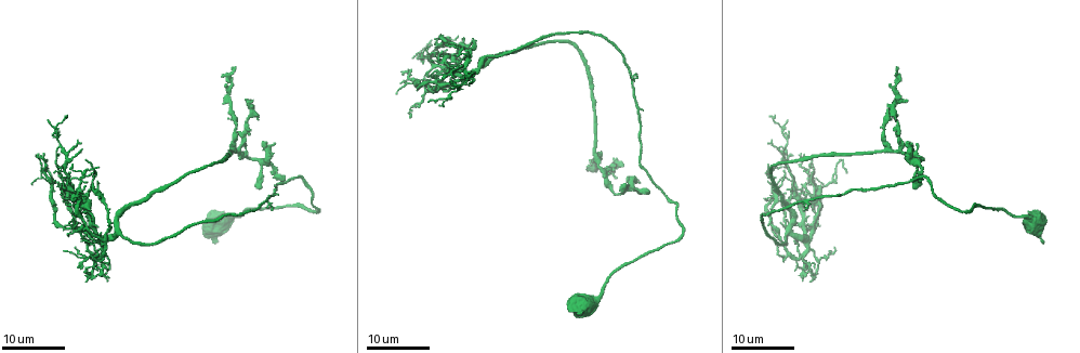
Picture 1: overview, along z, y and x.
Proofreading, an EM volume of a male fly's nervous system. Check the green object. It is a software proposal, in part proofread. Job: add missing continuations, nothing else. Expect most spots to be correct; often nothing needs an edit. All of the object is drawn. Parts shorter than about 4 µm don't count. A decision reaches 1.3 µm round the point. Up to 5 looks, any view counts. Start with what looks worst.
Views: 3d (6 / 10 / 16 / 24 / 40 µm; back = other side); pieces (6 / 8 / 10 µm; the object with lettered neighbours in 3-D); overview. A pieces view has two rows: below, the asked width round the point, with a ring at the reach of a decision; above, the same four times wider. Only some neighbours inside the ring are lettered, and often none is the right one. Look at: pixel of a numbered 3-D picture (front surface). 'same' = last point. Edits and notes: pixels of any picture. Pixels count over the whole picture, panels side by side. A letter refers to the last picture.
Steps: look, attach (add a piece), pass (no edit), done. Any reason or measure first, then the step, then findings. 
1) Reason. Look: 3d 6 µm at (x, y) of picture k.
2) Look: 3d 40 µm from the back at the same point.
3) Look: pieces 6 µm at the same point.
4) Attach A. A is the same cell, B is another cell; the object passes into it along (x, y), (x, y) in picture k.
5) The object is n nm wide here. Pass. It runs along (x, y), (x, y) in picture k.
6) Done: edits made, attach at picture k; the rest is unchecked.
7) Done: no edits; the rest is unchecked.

An open end. Look: 3d 24 µm at (236, 65) of picture 1.

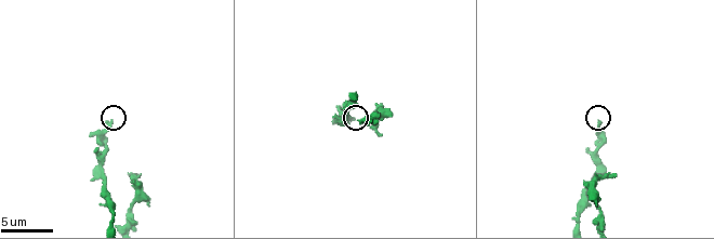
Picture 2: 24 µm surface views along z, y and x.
Look: pieces 8 µm at (599, 121) of picture 2.

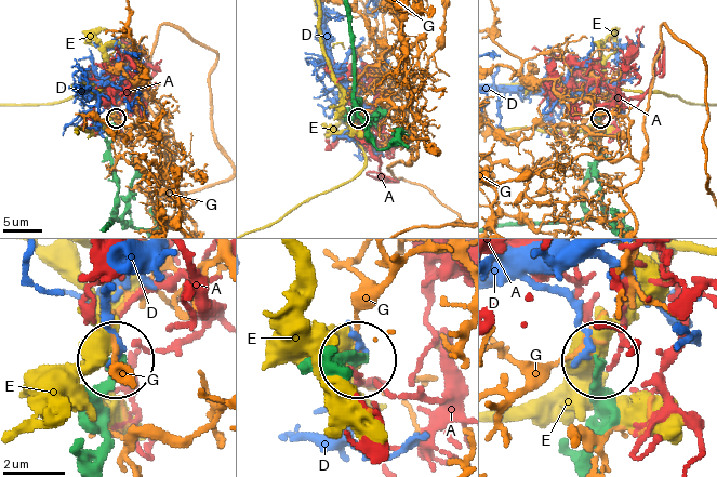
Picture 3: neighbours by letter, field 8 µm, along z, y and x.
Pass. A, D, E and G are other cells; none of them fits.

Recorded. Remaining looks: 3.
Look: 3d 16 µm at (38, 155) of picture 1.

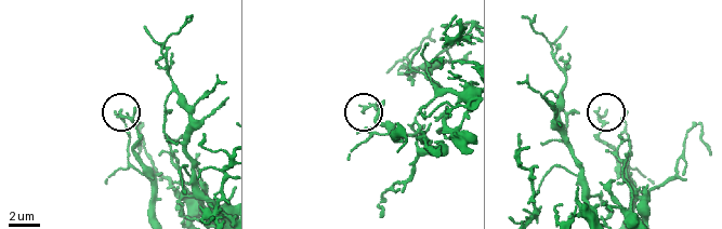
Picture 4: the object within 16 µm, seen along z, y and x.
What lies round it. Look: pieces 6 µm at (120, 110) of picture 4.

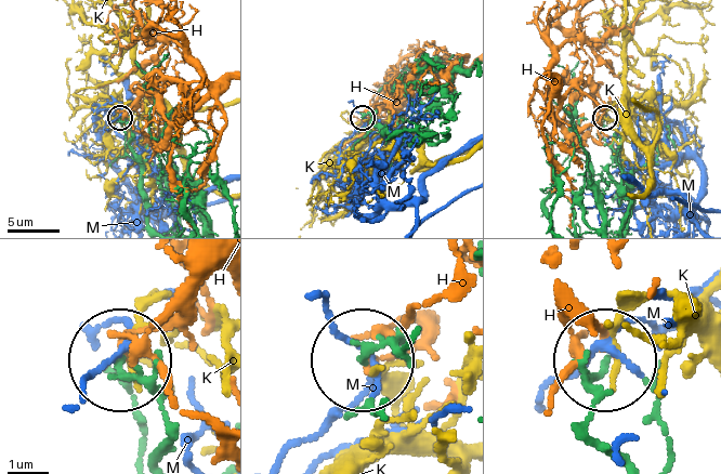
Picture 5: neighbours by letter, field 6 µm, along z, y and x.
Pass. H, K and M are other cells; it runs along (407, 343), (363, 356) in picture 5; none of them fits.

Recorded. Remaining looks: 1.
An open end. Look: pieces 6 µm at (616, 176) of picture 2.

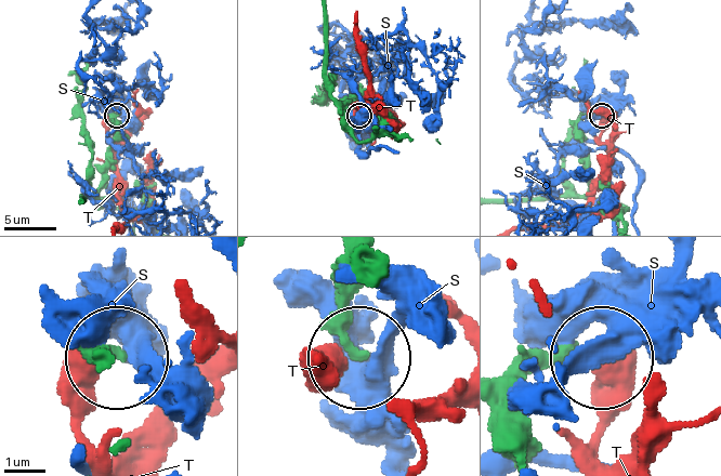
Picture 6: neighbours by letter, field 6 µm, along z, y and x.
The object is 250 nm wide here. Pass. S and T are other cells; it runs along (354, 273), (343, 304), (351, 353) in picture 6; no lettered piece goes on from it.

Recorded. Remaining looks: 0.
Done: no edits; the rest is unchecked.

